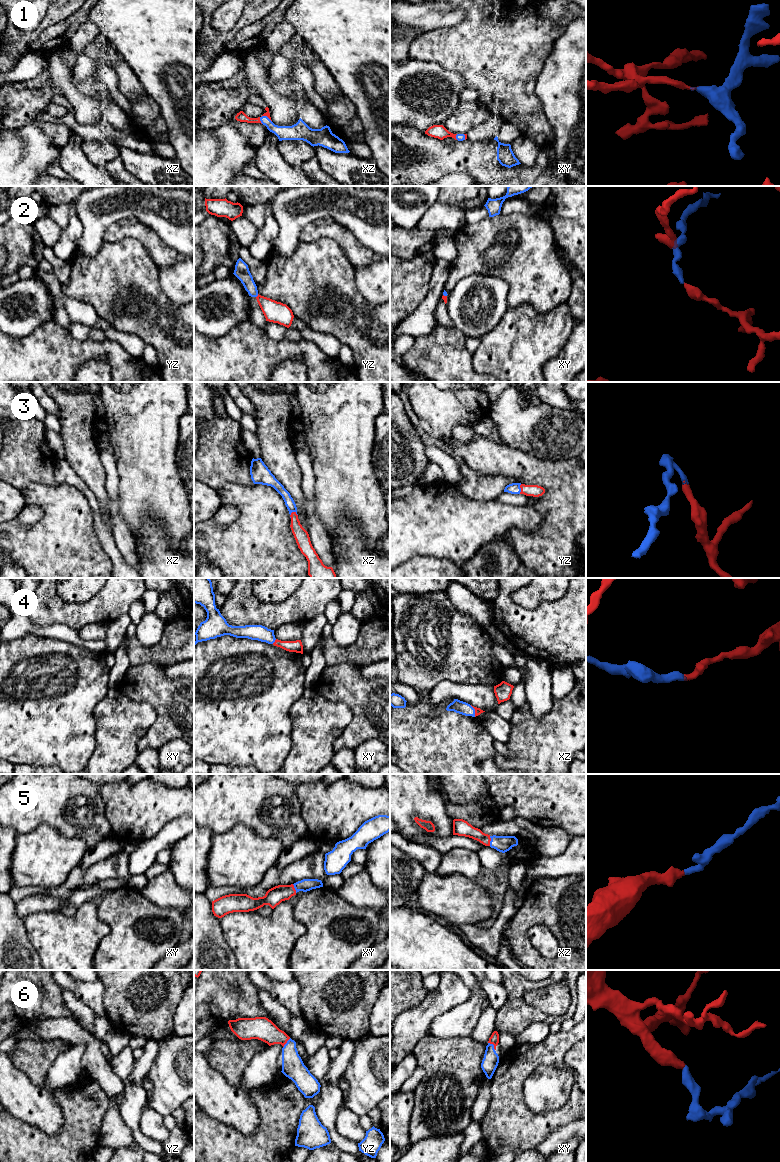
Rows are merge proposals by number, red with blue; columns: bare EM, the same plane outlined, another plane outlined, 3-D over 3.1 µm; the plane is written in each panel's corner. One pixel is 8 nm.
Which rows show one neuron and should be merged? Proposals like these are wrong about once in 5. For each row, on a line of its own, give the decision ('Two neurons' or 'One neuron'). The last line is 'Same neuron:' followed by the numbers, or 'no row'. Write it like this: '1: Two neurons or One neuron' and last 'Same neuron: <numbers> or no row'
1: One neuron
2: One neuron
3: One neuron
4: One neuron
5: One neuron
6: One neuron
Same neuron: 1, 2, 3, 4, 5, 6

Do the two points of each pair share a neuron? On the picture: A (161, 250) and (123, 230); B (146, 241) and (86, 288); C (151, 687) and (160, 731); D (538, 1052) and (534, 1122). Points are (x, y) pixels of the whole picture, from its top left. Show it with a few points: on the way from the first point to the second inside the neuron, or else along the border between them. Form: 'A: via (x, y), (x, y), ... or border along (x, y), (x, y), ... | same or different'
A: via (152, 242), (138, 230), (132, 230) | same
B: border along (119, 240), (126, 238), (136, 239), (155, 264) | different
C: via (162, 698), (162, 720) | same
D: via (521, 1069), (516, 1074), (517, 1105) | same

